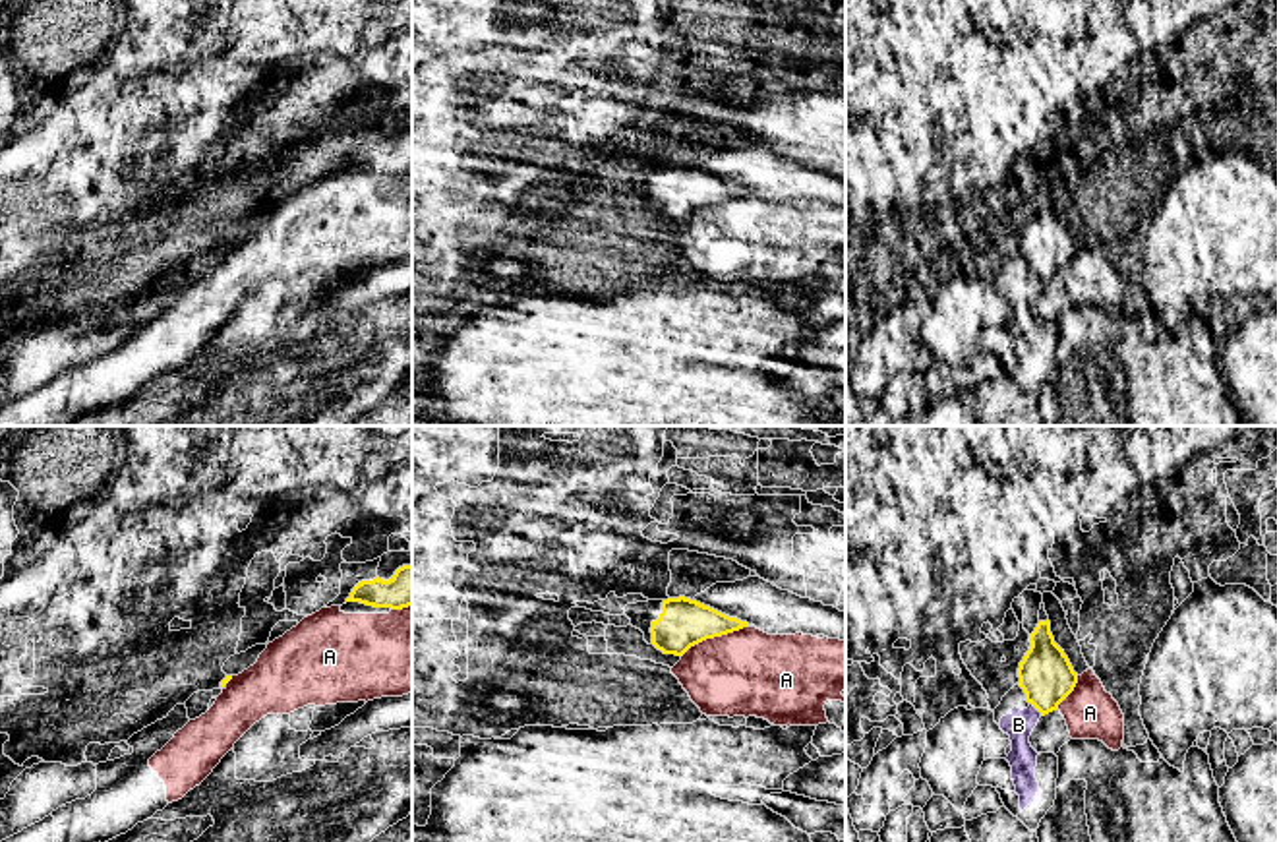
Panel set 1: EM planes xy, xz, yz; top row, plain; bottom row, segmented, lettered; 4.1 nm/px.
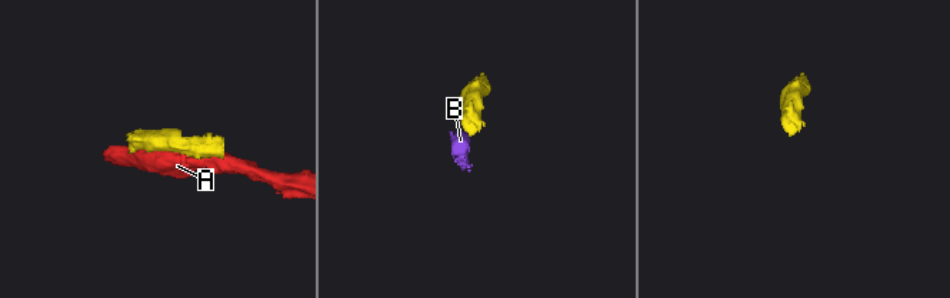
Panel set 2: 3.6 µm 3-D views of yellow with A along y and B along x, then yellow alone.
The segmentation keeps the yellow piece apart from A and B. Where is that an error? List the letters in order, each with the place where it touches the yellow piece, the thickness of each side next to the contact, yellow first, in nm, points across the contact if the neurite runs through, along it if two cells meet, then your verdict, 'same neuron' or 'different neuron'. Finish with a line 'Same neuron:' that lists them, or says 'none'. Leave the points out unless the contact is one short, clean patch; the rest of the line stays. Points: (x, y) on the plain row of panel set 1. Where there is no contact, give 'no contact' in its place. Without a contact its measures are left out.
A: xz (712, 204) | 200/360 nm | different neuron
B: yz (1036, 273) | 220/120 nm | along yz (1030, 268), (1041, 281) | different neuron
Same neuron: none

